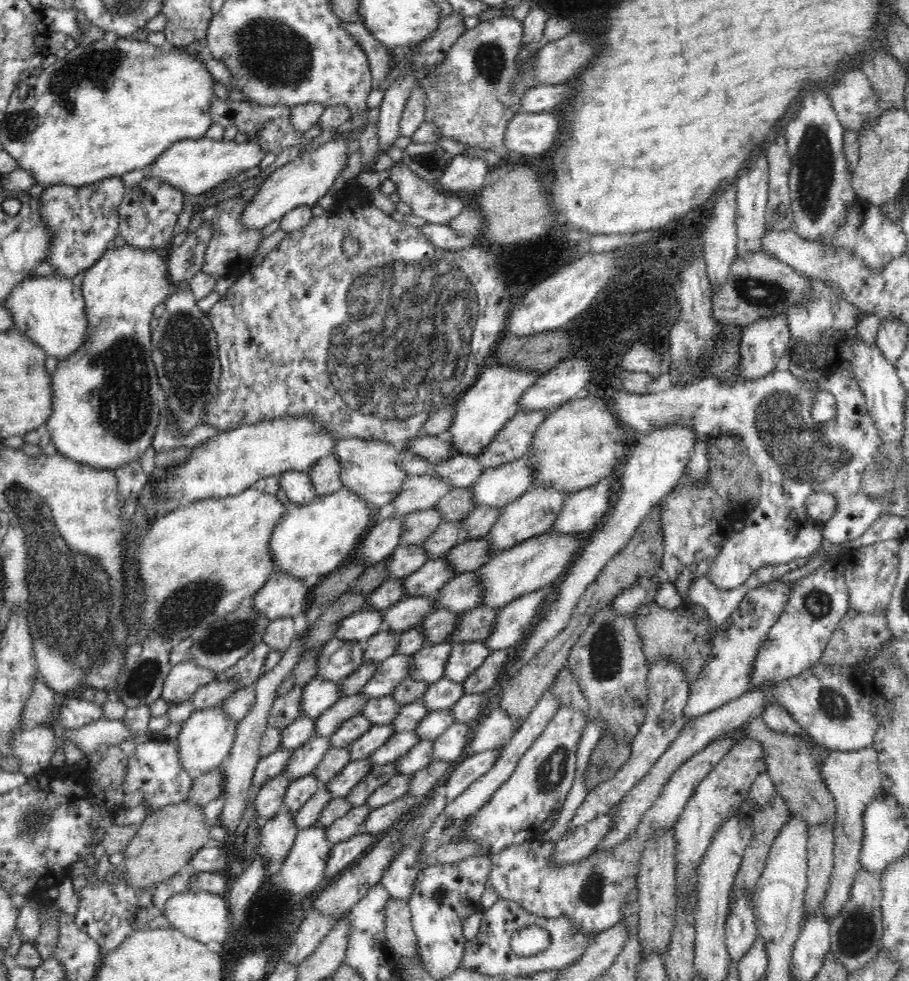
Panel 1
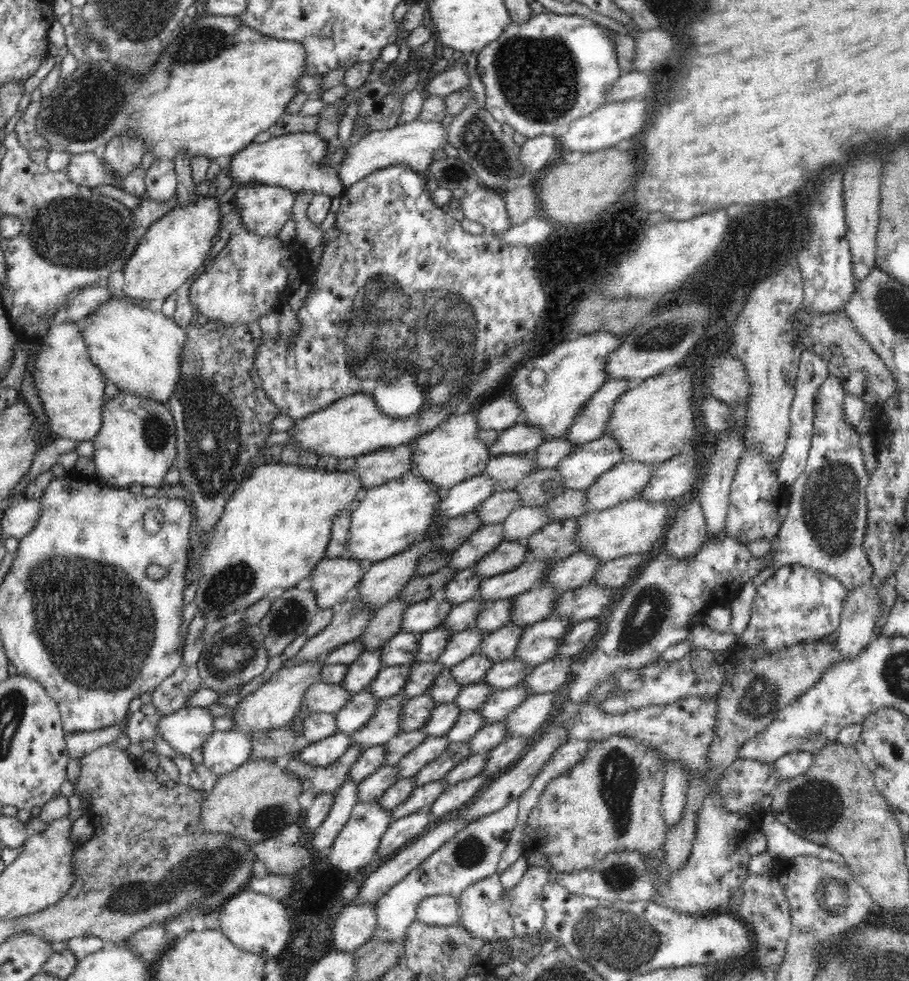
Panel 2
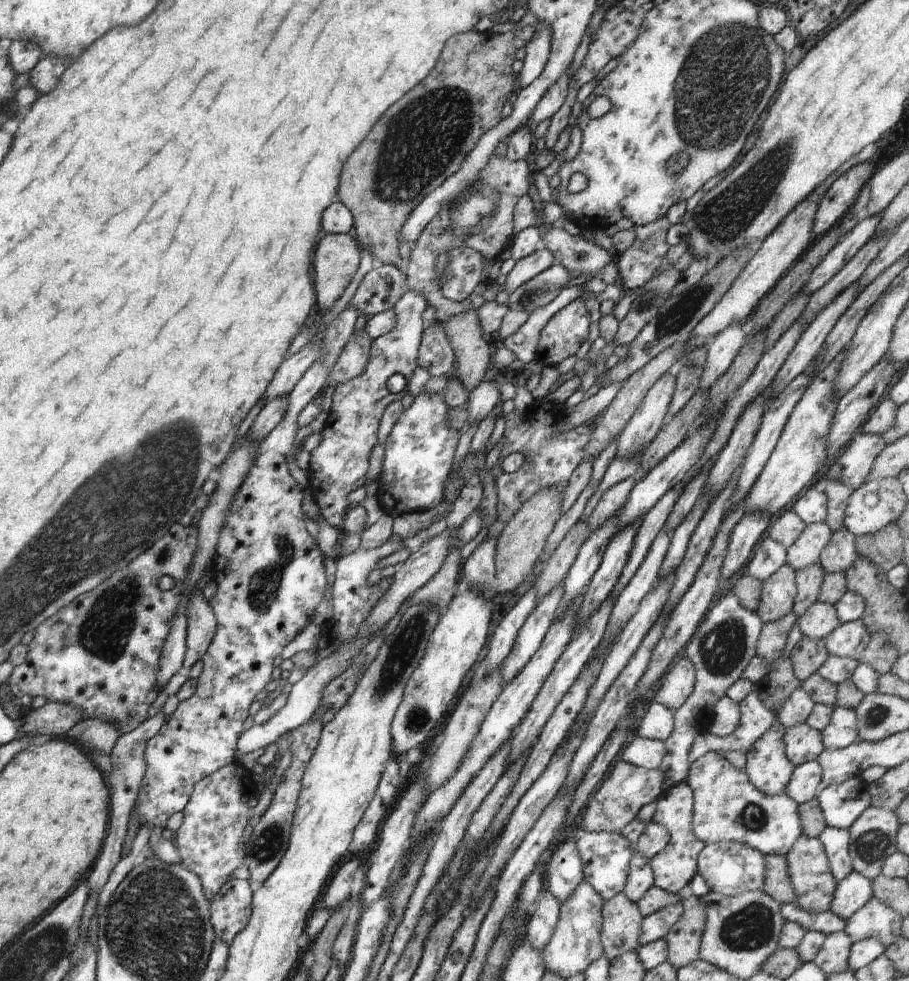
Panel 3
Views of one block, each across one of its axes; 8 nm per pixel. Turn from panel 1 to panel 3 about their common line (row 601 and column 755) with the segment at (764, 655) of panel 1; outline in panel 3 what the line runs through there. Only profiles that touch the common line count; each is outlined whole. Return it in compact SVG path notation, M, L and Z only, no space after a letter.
M705 753L690 766L687 779L693 793L691 830L705 845L738 842L766 855L785 855L803 834L799 805L785 793L769 796L758 791L744 770L735 768L719 753Z

